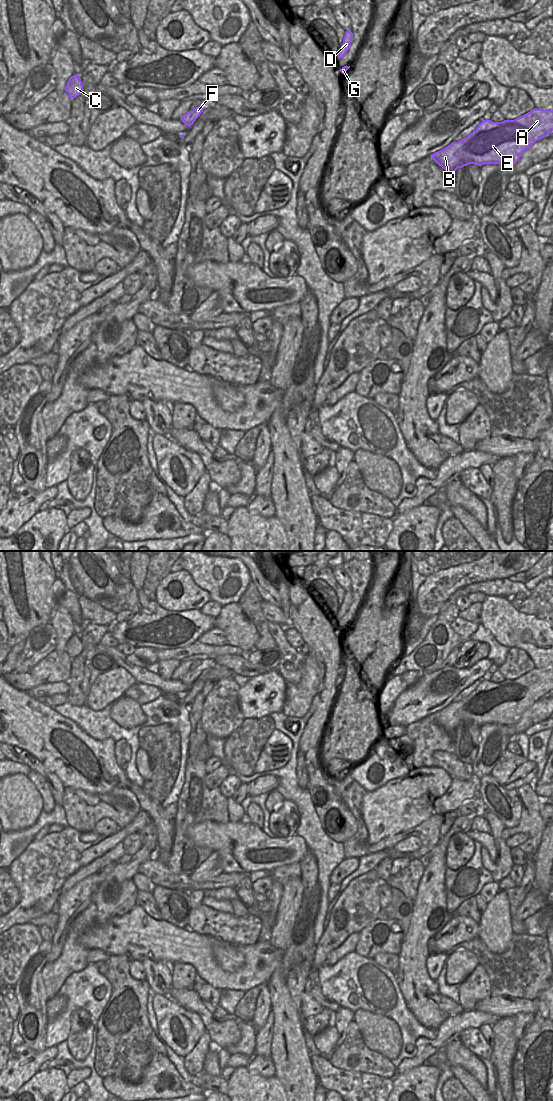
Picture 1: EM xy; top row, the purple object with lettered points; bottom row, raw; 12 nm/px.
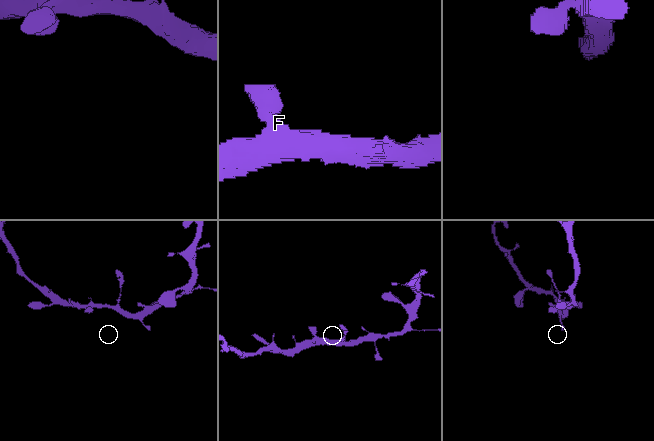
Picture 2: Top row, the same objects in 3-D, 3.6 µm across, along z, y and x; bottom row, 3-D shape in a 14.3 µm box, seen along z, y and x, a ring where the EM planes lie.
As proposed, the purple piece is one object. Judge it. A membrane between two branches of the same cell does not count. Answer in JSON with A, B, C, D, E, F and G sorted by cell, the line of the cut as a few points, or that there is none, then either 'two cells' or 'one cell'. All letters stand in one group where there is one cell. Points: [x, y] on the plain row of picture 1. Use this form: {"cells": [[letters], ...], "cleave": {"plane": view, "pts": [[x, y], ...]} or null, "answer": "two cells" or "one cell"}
{"cells": [["A", "B", "C", "D", "E", "F", "G"]], "cleave": null, "answer": "one cell"}

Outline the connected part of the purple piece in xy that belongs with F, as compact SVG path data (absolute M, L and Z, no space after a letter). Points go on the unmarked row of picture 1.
M203 663L202 665L196 667L195 669L187 672L186 674L184 674L181 677L181 681L186 685L186 686L191 686L194 684L194 682L196 681L196 679L201 675L201 673L203 672L204 668L205 668L205 663Z

